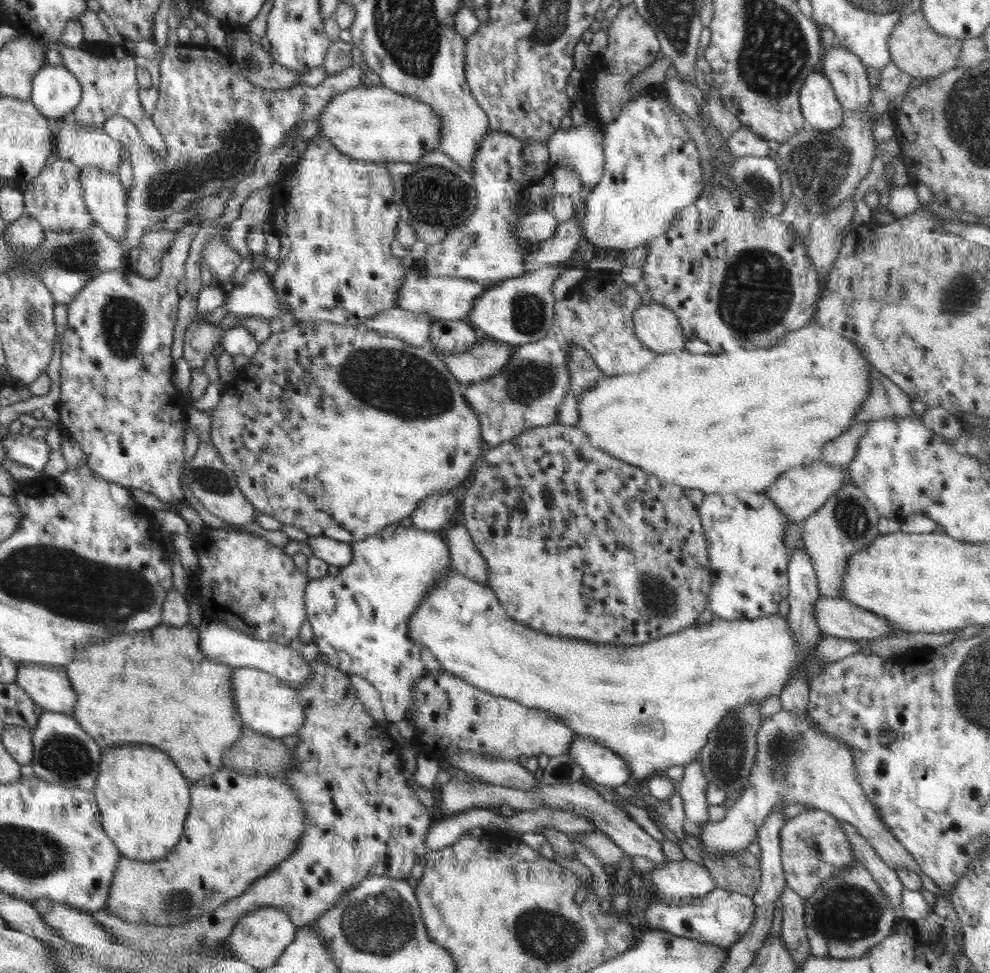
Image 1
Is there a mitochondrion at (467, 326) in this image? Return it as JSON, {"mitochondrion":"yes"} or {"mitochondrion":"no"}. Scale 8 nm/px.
{"mitochondrion":"no"}

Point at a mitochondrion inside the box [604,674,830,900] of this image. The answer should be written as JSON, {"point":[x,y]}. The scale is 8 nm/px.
{"point":[728,756]}

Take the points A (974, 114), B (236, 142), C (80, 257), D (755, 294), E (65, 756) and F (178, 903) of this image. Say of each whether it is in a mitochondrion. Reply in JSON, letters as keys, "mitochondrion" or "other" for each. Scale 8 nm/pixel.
{"A":"mitochondrion","B":"mitochondrion","C":"mitochondrion","D":"mitochondrion","E":"mitochondrion","F":"mitochondrion"}

